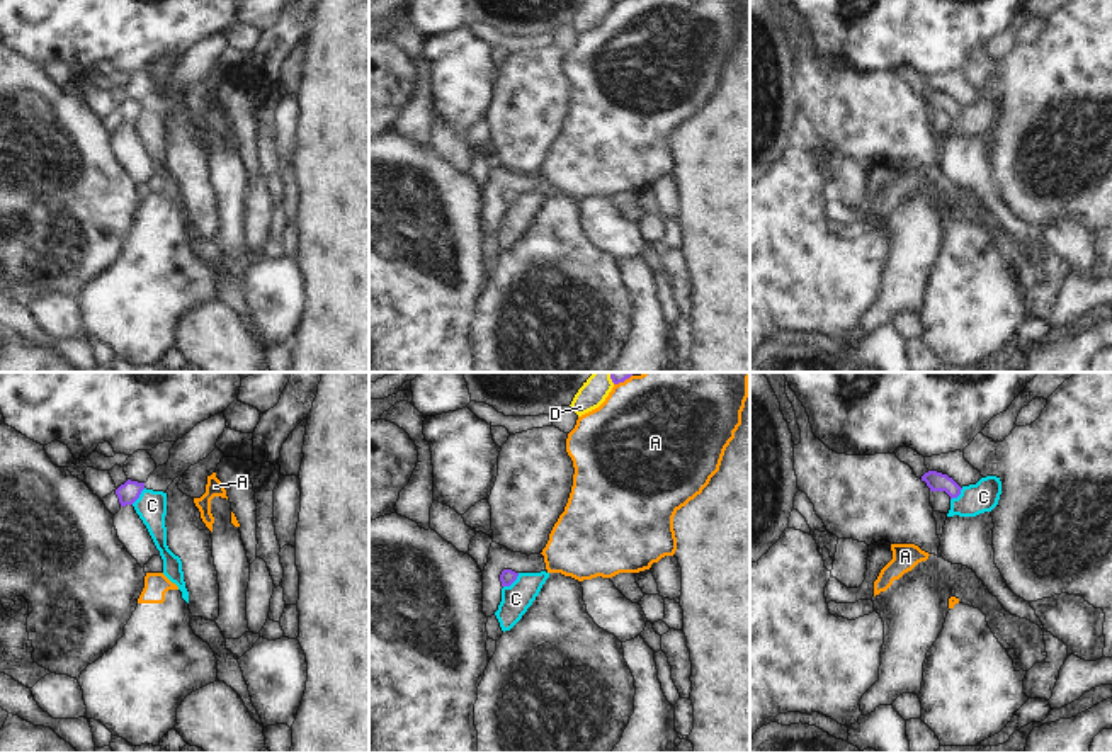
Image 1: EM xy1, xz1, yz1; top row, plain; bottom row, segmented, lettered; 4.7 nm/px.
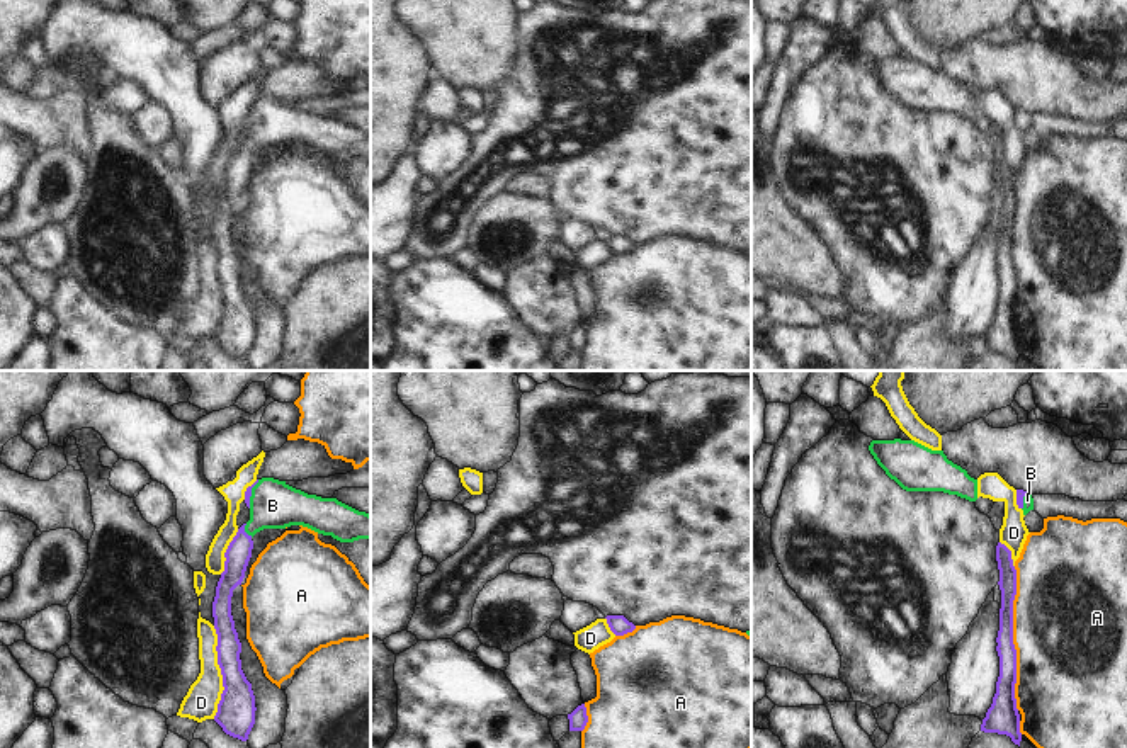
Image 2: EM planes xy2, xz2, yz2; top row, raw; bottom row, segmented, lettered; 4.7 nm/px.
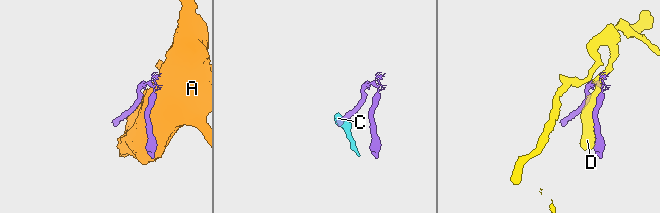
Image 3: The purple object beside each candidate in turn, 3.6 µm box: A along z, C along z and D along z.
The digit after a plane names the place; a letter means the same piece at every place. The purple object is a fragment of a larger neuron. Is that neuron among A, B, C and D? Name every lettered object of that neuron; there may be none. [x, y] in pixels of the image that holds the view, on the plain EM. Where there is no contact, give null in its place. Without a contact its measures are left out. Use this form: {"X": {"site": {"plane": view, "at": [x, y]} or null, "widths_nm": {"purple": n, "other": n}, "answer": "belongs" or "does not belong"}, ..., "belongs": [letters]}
{"A": {"site": {"plane": "yz2", "at": [1012, 257]}, "widths_nm": {"purple": 100, "other": 500}, "answer": "does not belong"}, "B": {"site": {"plane": "xy2", "at": [243, 150]}, "widths_nm": {"purple": 120, "other": 220}, "answer": "belongs"}, "C": {"site": {"plane": "xz1", "at": [512, 201]}, "widths_nm": {"purple": 70, "other": 140}, "answer": "does not belong"}, "D": {"site": {"plane": "xy2", "at": [221, 291]}, "widths_nm": {"purple": 180, "other": 160}, "answer": "does not belong"}, "belongs": ["B"]}

